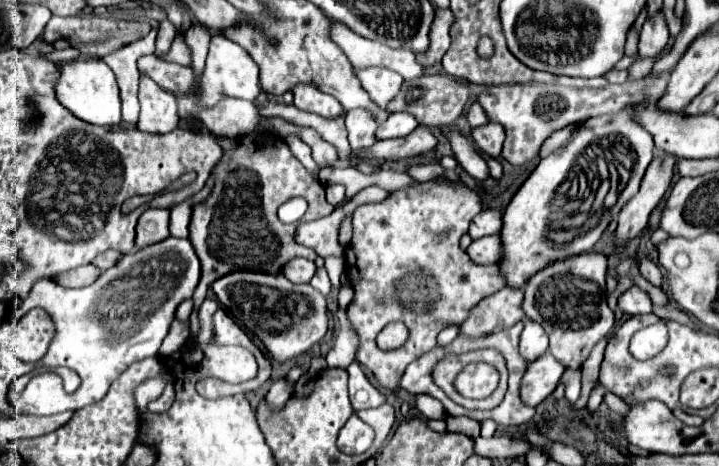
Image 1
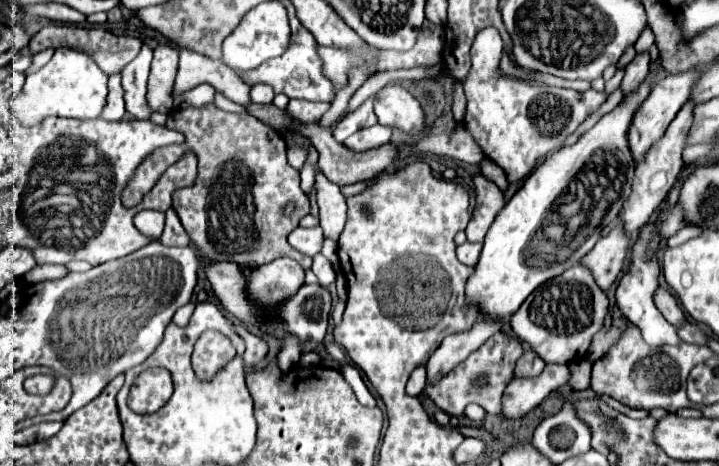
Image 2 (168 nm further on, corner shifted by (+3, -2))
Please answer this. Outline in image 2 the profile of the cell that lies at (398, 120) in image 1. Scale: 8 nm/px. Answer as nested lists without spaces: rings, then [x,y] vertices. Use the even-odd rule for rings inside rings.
[[[374,125],[374,127],[368,127],[368,129],[356,131],[356,135],[350,135],[344,141],[344,147],[350,149],[350,151],[356,151],[356,153],[362,153],[362,151],[376,149],[376,147],[388,143],[390,141],[390,135],[392,135],[392,129],[390,127]]]

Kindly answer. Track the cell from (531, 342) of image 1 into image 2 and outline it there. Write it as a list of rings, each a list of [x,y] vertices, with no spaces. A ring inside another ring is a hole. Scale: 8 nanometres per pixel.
[[[526,349],[526,353],[516,363],[514,377],[538,377],[544,367],[546,363],[532,349]]]

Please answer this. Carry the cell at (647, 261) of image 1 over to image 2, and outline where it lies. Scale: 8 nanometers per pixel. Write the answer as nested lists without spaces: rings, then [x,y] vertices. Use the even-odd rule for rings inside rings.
[[[660,287],[658,293],[656,293],[656,305],[660,305],[662,315],[664,315],[674,327],[682,327],[682,325],[684,325],[686,317],[684,317],[684,313],[682,313],[682,309],[678,309],[676,299],[674,299],[664,287]]]

